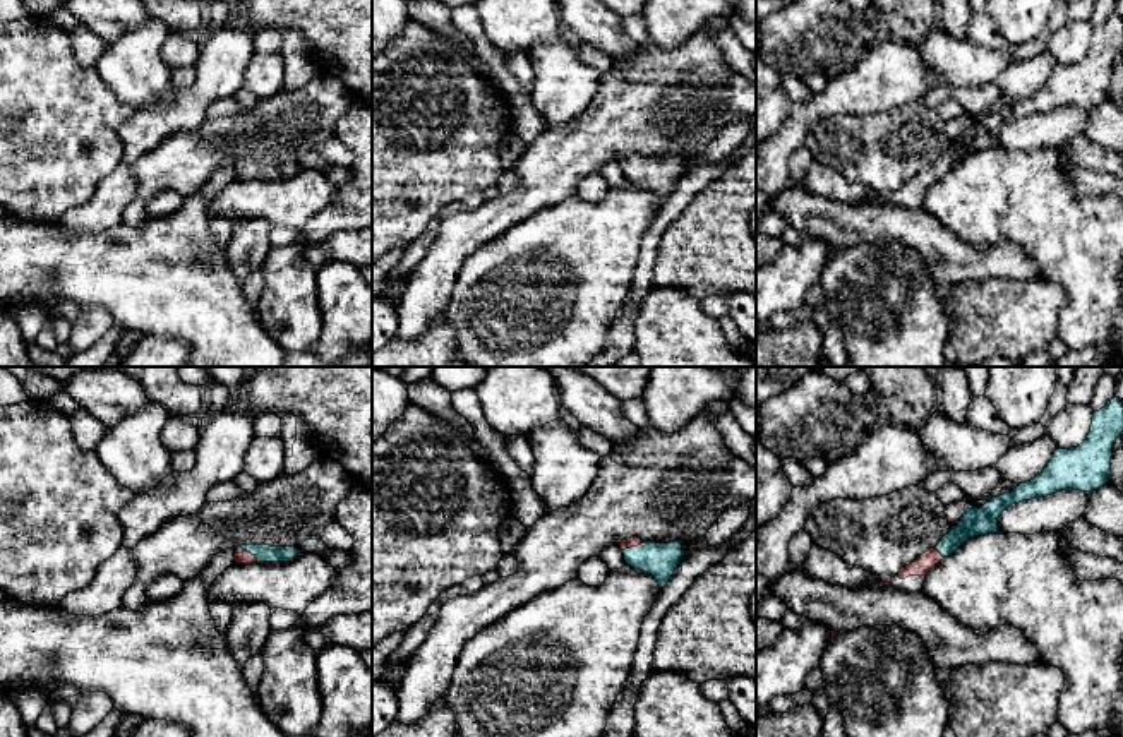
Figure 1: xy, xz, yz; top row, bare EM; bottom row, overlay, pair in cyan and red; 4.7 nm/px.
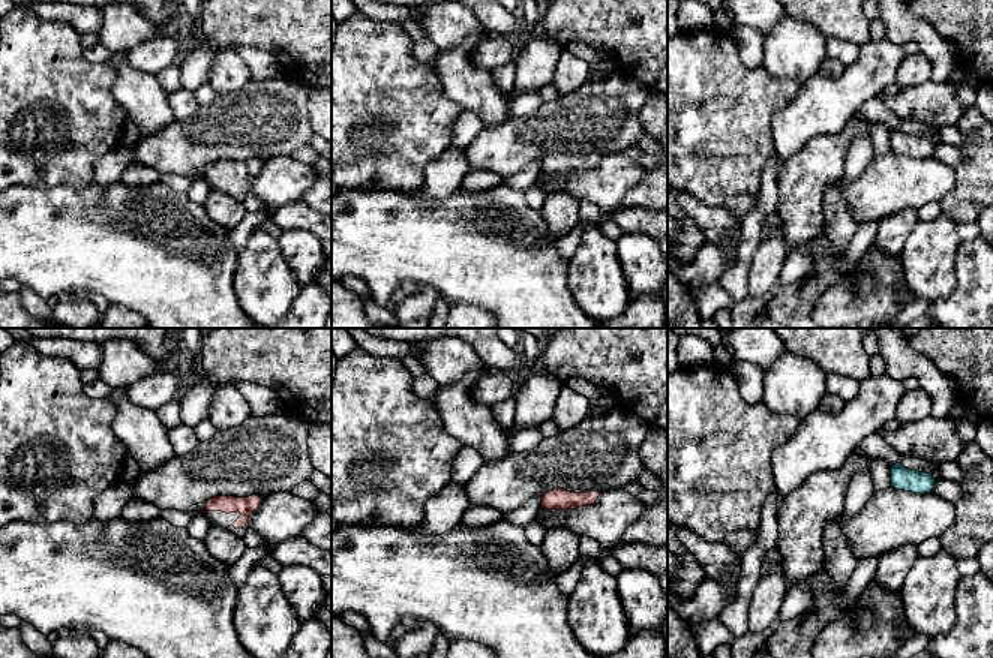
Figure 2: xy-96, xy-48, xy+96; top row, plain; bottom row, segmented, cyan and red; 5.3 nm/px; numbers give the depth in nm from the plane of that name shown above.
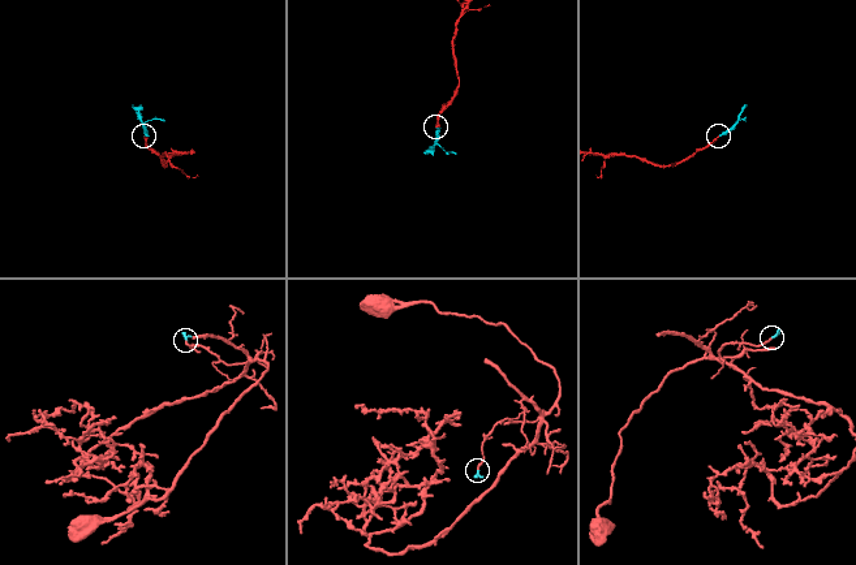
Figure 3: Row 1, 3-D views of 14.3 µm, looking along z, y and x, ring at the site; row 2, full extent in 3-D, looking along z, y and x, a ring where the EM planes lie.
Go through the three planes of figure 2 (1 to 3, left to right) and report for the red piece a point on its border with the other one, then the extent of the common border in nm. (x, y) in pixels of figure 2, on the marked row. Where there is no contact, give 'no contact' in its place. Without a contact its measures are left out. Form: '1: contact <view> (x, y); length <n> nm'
1: no contact
2: no contact
3: no contact

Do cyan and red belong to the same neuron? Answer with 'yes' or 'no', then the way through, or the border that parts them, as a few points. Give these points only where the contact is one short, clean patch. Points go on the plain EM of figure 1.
yes; way xy (263, 168), (256, 173), (242, 172)

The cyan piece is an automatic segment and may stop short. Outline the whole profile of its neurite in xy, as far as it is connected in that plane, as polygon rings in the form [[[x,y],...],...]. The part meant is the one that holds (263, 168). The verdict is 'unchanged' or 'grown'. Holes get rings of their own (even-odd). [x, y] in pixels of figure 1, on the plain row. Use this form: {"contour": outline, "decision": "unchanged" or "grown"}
{"contour": [[[242,161],[235,166],[237,180],[285,180],[298,170],[295,163]]], "decision": "grown"}

